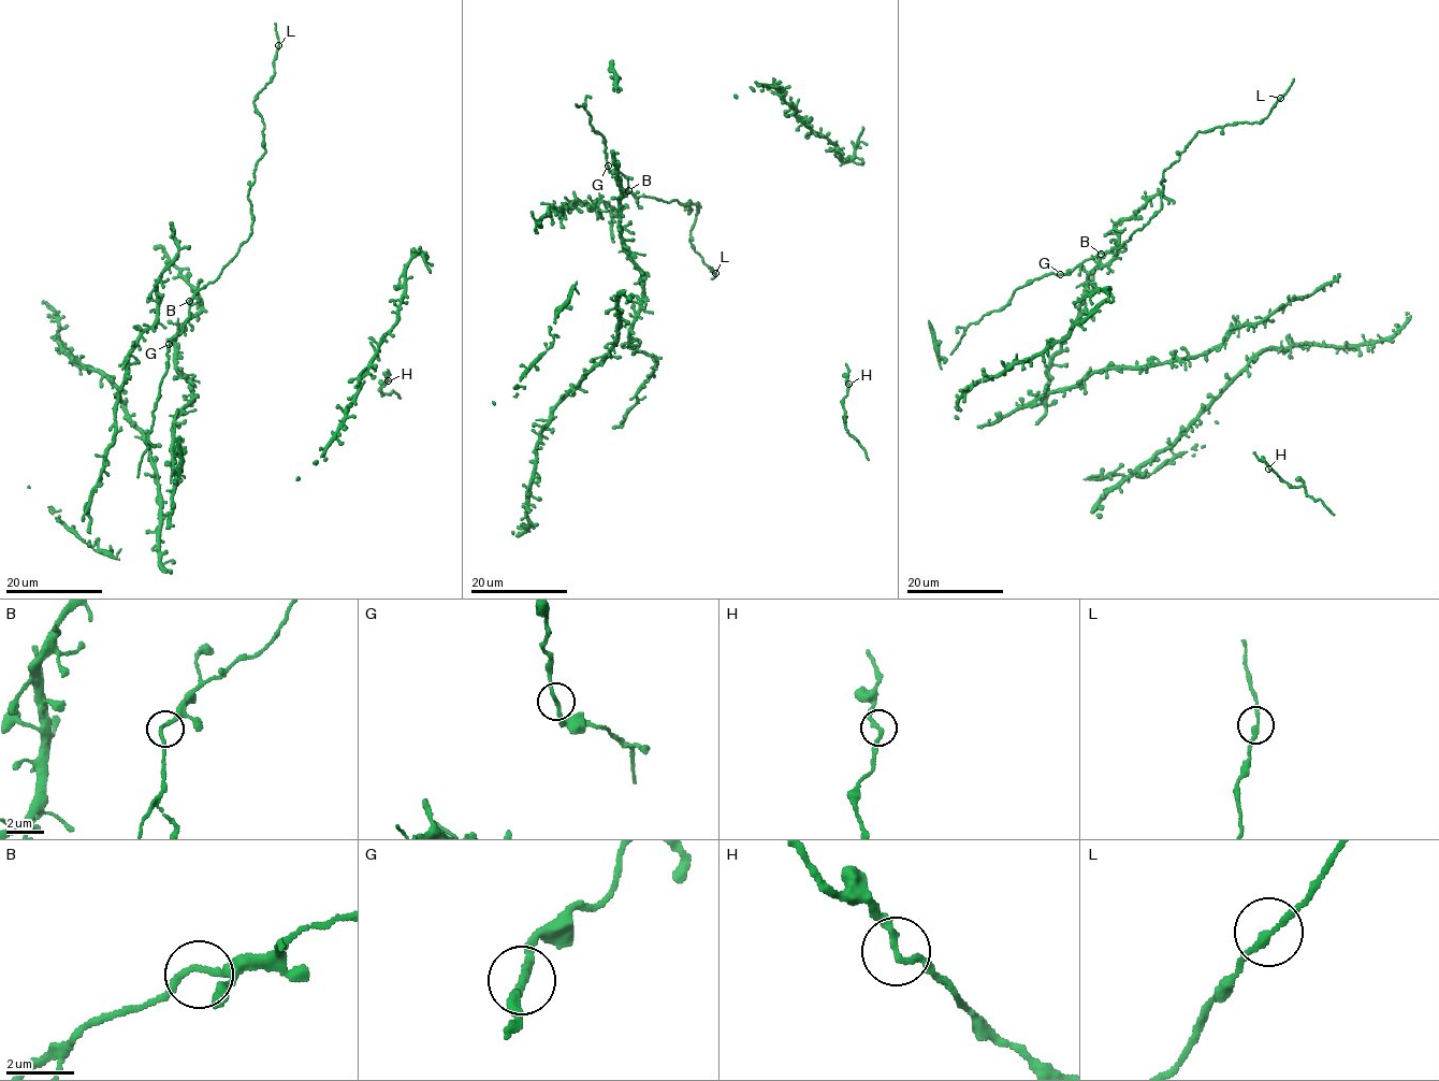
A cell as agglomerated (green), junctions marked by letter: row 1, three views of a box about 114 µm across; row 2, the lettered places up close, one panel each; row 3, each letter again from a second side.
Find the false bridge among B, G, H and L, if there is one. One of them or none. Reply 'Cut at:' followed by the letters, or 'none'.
Cut at: none

